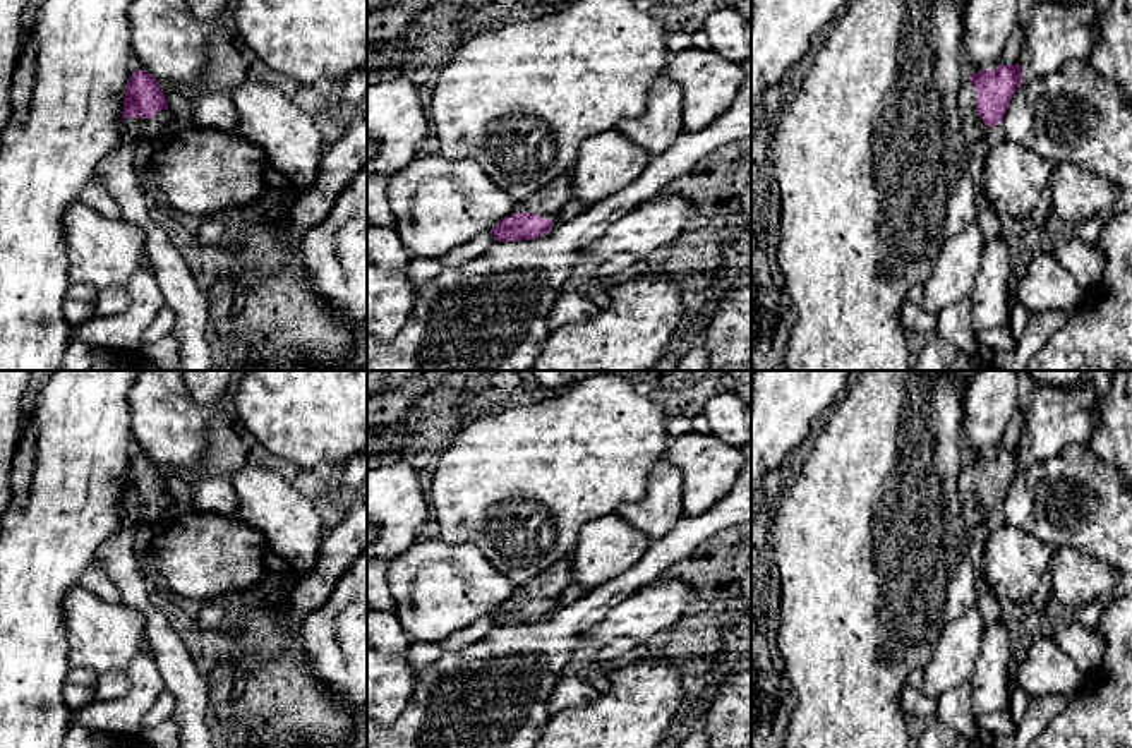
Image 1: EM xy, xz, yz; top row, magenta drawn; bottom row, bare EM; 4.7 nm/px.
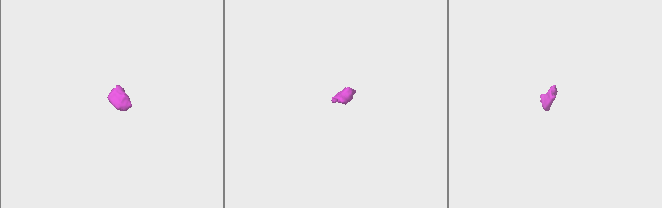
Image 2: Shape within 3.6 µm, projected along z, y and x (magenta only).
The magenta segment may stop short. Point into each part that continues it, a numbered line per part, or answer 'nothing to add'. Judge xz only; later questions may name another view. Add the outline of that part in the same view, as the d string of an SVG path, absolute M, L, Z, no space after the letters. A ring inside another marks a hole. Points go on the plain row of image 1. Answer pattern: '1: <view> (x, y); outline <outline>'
1: xz (546, 585); outline M569 558L557 561L545 571L530 580L515 585L516 597L533 597L540 602L552 604L556 597L573 583Z

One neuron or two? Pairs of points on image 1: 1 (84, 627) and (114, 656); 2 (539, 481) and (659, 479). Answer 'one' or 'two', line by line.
1: one
2: two

